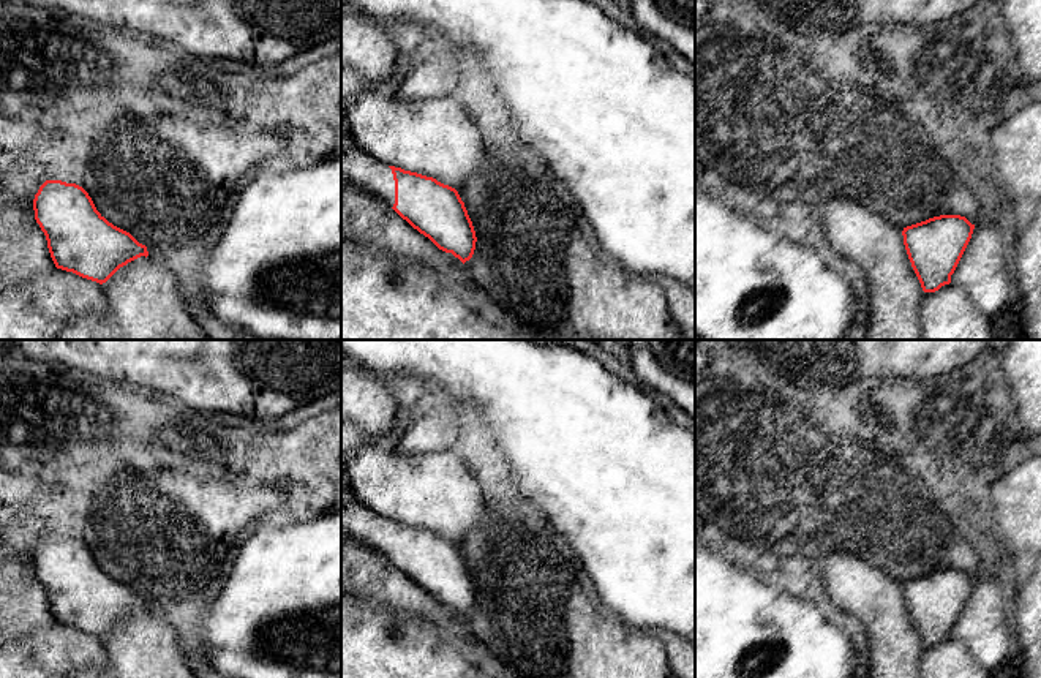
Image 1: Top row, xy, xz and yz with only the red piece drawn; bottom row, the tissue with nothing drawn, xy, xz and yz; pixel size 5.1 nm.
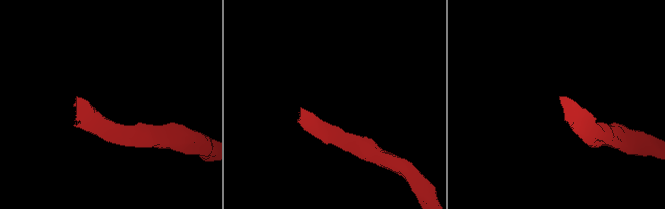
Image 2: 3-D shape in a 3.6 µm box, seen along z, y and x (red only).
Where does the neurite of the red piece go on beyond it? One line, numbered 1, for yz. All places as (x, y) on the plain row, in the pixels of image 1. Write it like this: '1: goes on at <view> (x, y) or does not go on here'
1: does not go on here

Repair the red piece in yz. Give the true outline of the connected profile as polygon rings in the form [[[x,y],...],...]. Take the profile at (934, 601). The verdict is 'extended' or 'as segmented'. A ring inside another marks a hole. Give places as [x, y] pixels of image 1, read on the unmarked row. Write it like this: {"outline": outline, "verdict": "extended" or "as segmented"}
{"outline": [[[940,569],[904,582],[904,599],[924,646],[951,637],[973,583],[960,569]]], "verdict": "as segmented"}

